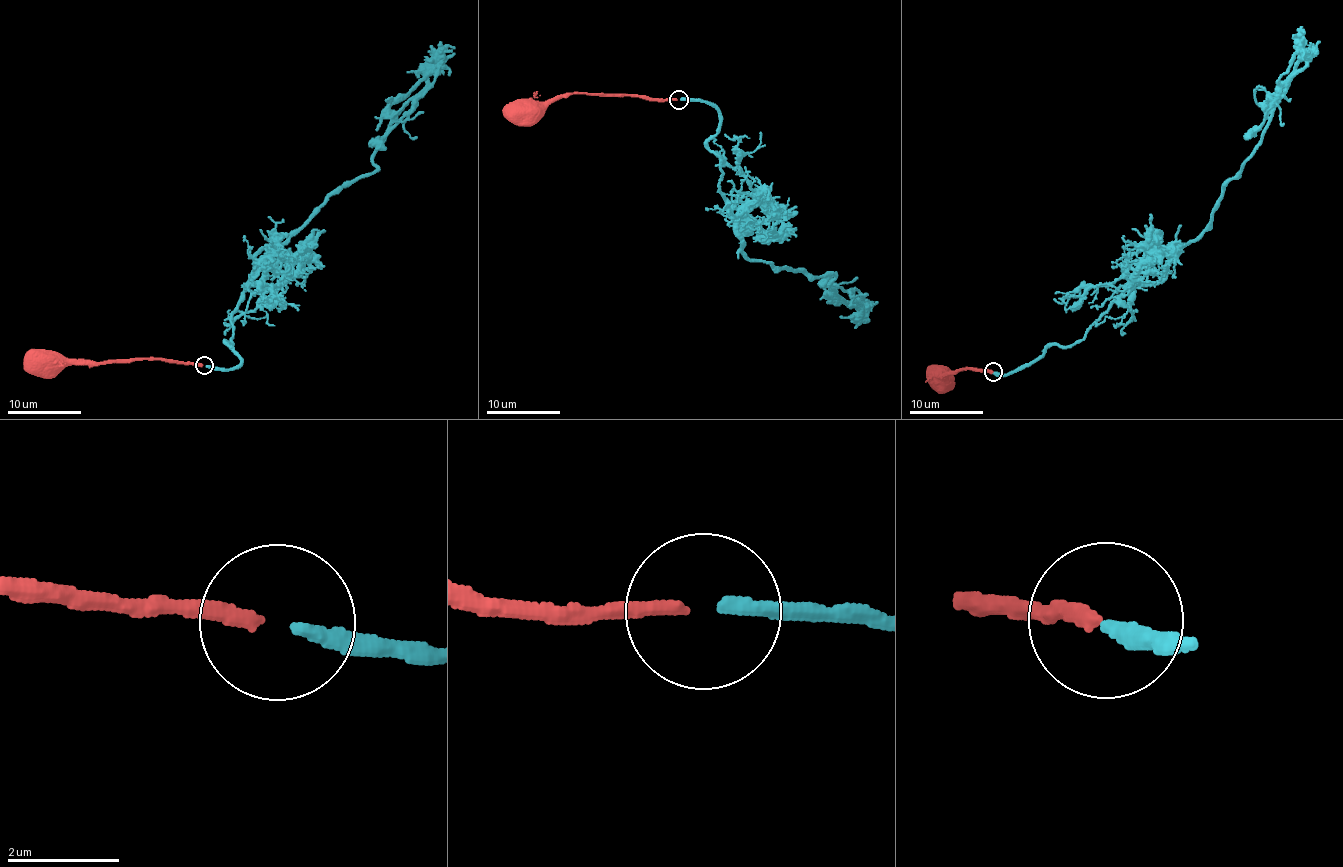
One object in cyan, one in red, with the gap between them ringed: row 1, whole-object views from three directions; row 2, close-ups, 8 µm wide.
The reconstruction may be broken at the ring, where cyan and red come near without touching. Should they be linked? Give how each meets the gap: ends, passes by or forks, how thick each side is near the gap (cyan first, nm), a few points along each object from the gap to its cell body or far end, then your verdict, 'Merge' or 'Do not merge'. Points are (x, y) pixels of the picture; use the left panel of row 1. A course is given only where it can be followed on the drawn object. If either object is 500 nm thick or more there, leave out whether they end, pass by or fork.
At the ring cyan ends. At the ring red ends. Thickness 240 nm (cyan) against 240 nm. Course of cyan: (205, 365), (234, 369), (241, 361), (226, 343), (254, 259), (373, 171), (391, 119), (455, 48). Course of red: (202, 365), (170, 363), (163, 359), (91, 363), (55, 363), (51, 359), (44, 363). Merge

